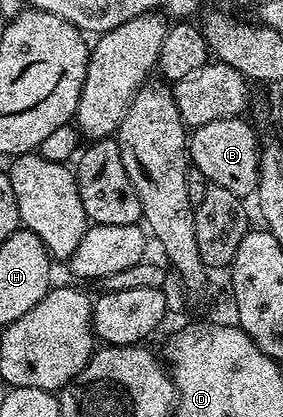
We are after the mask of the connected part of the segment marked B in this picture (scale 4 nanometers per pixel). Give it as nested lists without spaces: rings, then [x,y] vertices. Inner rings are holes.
[[[243,116],[227,117],[226,119],[214,119],[205,125],[195,126],[191,130],[188,139],[188,159],[191,168],[202,171],[202,175],[209,183],[218,187],[226,187],[226,191],[230,191],[235,197],[244,199],[255,194],[256,180],[258,179],[260,167],[260,146],[256,141],[256,133],[250,126],[244,122]]]

